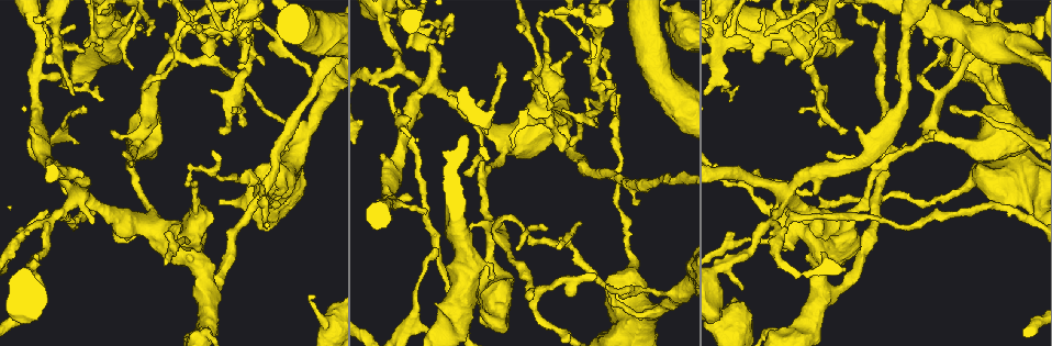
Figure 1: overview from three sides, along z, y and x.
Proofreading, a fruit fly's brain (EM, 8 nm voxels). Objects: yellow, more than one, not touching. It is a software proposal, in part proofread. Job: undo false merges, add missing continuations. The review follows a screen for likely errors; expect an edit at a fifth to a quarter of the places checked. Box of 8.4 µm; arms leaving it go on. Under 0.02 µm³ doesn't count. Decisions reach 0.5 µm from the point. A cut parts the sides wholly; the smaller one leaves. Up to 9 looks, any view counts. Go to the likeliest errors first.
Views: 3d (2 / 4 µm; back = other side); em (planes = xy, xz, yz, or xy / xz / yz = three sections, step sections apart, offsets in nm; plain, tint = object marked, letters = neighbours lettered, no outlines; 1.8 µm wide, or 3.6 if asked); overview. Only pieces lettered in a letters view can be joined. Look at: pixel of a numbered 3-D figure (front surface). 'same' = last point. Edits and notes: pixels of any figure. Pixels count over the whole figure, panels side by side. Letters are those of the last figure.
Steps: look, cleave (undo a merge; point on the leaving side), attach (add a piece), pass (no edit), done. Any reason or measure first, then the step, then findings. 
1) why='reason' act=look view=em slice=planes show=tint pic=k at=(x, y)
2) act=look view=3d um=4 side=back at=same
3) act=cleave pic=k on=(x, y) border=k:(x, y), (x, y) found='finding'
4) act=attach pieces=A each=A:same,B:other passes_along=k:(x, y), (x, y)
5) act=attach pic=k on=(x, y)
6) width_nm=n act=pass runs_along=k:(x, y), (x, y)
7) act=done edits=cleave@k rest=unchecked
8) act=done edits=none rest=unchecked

why='looks like a crossing' act=look view=em slice=xz step=4 show=tint pic=1 at=(267, 193)

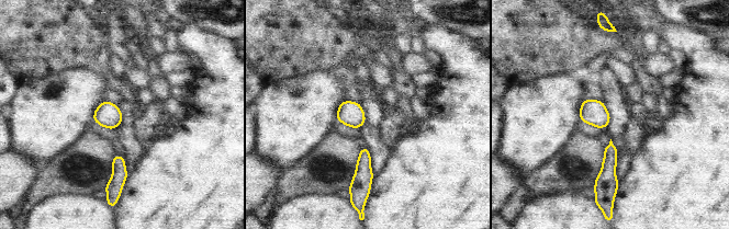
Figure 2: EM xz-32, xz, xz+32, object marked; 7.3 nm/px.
act=look view=em slice=planes show=tint at=same

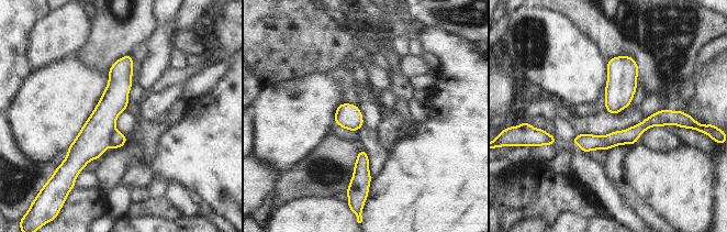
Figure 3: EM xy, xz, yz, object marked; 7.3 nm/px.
why='see the neighbours' act=look view=em slice=planes show=letters at=same

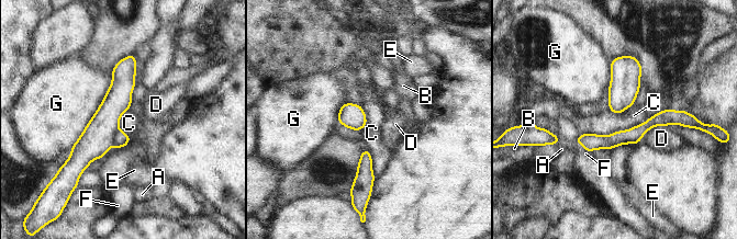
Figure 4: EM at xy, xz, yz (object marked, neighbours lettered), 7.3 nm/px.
width_nm=180 act=cleave pic=4 on=(121, 139) each=A:other,B:other,C:other,D:other,E:other,F:other,G:other part_leaving=4:(681, 113), (633, 136), (580, 139) found='two cells meet here'

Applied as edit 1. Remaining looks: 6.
why='free end' act=look view=em um=3.6 slice=yz step=8 show=tint pic=1 at=(813, 91)

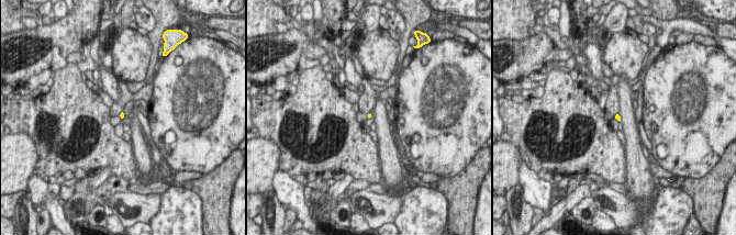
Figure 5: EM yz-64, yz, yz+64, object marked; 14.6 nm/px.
why='what lies round it' act=look view=em um=3.6 slice=yz step=8 show=letters at=same

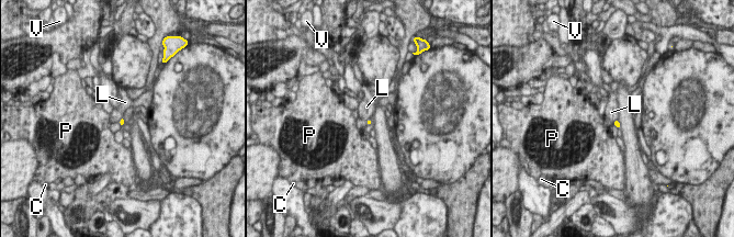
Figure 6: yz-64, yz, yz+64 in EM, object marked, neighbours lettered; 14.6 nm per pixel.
act=pass each=C:other,L:other,P:other,V:other border=6:(617, 119), (612, 123) found='none of them fits'

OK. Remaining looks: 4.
why='branch stops here' act=look view=3d um=4 pic=1 at=(480, 99)

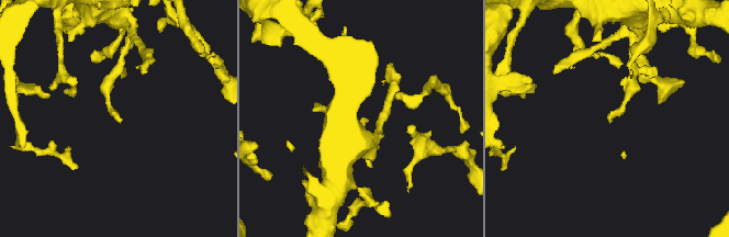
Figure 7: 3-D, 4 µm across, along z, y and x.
act=look view=em slice=xz step=8 show=letters pic=7 at=(116, 121)

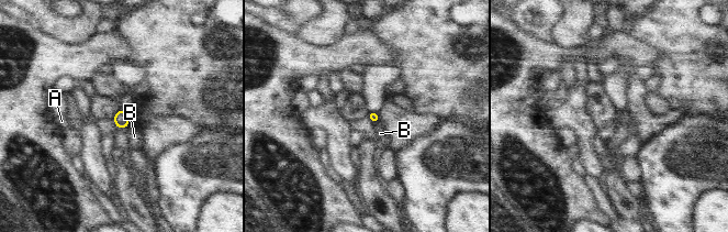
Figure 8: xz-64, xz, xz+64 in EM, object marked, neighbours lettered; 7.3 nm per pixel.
why='another direction' act=look view=em slice=planes show=letters at=same

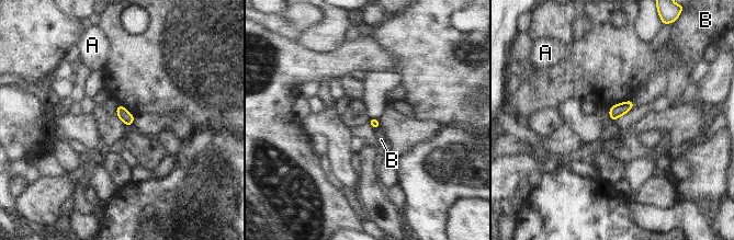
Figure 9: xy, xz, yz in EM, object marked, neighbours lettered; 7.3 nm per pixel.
width_nm=70 act=pass each=A:other,B:other border=9:(632, 99), (634, 106) found='none of them fits'

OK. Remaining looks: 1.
act=done edits=cleave@4 rest=unchecked

